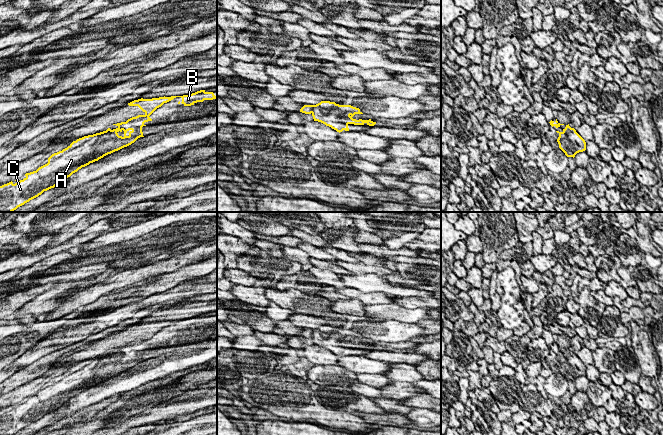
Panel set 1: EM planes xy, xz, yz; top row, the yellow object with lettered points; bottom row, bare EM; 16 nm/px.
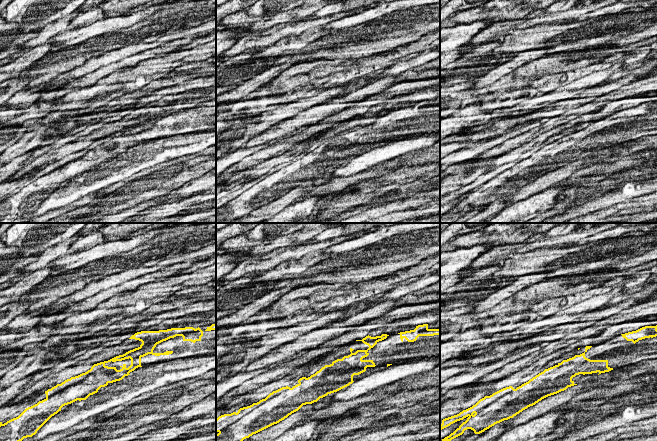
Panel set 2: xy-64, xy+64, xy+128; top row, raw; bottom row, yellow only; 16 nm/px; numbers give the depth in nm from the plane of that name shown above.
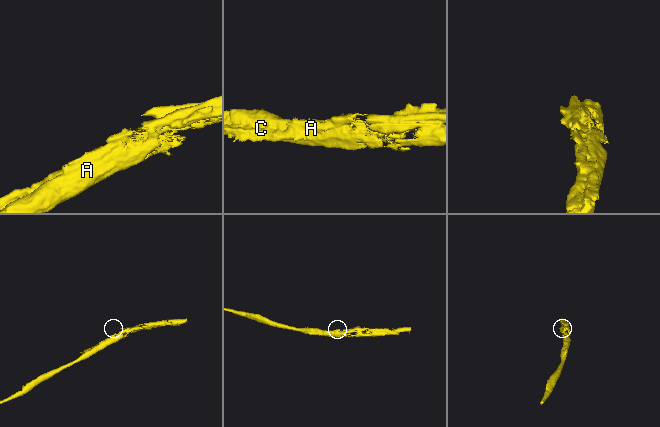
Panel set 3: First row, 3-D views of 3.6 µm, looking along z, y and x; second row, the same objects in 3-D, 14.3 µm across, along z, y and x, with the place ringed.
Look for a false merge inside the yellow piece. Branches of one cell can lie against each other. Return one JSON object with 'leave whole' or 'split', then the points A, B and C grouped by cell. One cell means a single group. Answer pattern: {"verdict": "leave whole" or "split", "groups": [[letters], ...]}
{"verdict": "leave whole", "groups": [["A", "B", "C"]]}

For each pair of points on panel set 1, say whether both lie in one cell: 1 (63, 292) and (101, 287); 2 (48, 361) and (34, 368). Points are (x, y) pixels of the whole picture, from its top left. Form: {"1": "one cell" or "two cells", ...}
{"1": "two cells", "2": "one cell"}

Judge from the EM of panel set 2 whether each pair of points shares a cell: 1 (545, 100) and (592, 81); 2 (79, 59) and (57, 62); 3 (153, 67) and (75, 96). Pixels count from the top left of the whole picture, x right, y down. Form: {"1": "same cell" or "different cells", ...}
{"1": "same cell", "2": "same cell", "3": "same cell"}

